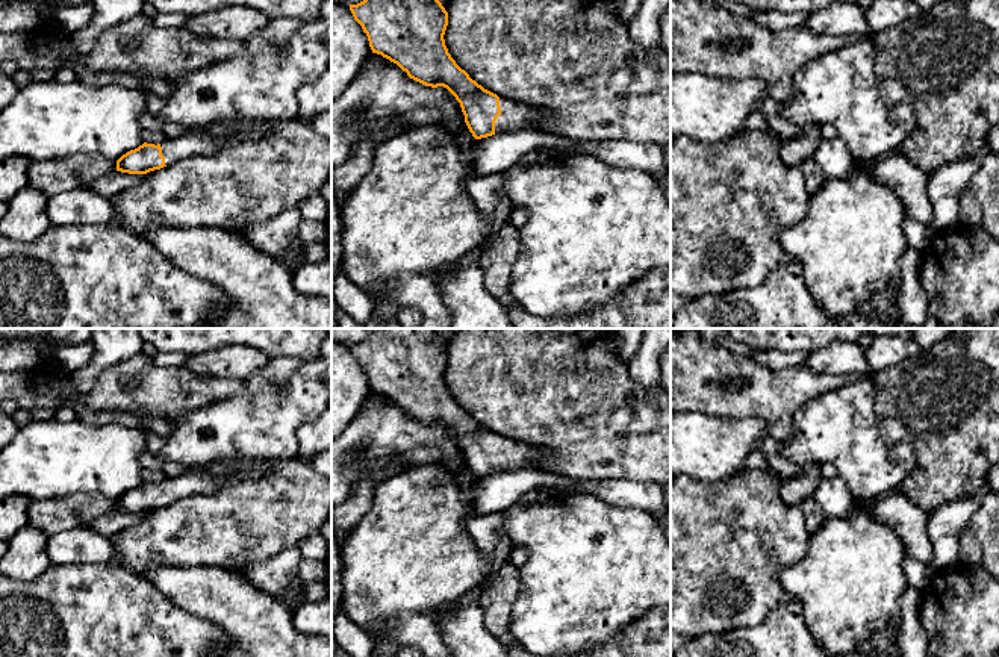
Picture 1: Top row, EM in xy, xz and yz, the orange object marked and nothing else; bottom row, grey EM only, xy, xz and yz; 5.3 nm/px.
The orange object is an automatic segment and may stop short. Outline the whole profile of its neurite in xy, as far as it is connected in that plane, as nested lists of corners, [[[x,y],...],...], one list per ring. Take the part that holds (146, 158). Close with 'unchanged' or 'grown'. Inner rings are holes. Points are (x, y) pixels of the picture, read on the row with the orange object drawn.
[[[229,120],[216,121],[189,130],[176,138],[165,138],[160,144],[144,142],[117,160],[117,171],[147,174],[173,165],[180,159],[197,154],[213,154],[229,139],[254,138],[268,132],[280,121]]]; grown

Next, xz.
[[[363,0],[350,5],[350,11],[366,33],[372,53],[397,64],[410,79],[431,88],[443,86],[456,97],[475,139],[528,127],[540,130],[536,123],[551,117],[548,111],[536,112],[515,100],[498,97],[456,64],[443,39],[448,12],[439,0]]]; grown

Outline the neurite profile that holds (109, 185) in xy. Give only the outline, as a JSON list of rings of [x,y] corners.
[[[114,171],[104,176],[97,177],[89,188],[98,195],[114,200],[121,192],[133,188],[139,183],[145,174],[129,174],[121,171]]]

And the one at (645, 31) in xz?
[[[642,0],[637,14],[630,21],[631,41],[643,48],[661,44],[660,18],[671,0]]]

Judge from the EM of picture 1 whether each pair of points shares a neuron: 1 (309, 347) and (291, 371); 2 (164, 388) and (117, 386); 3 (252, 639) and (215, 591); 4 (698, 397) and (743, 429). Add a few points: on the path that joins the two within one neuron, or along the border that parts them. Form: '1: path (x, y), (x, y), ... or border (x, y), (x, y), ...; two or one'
1: border (270, 356), (315, 359); two
2: path (152, 388), (129, 386); one
3: path (252, 627), (227, 603); one
4: border (695, 411), (718, 418), (760, 418), (765, 427); two

